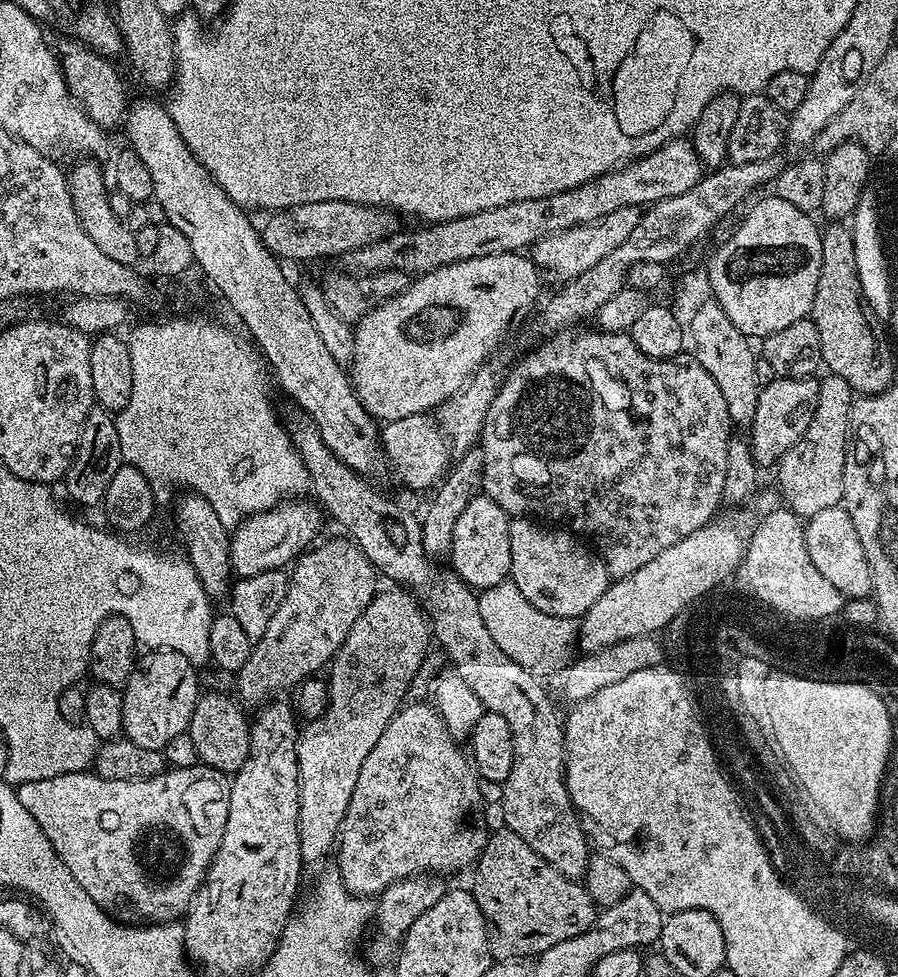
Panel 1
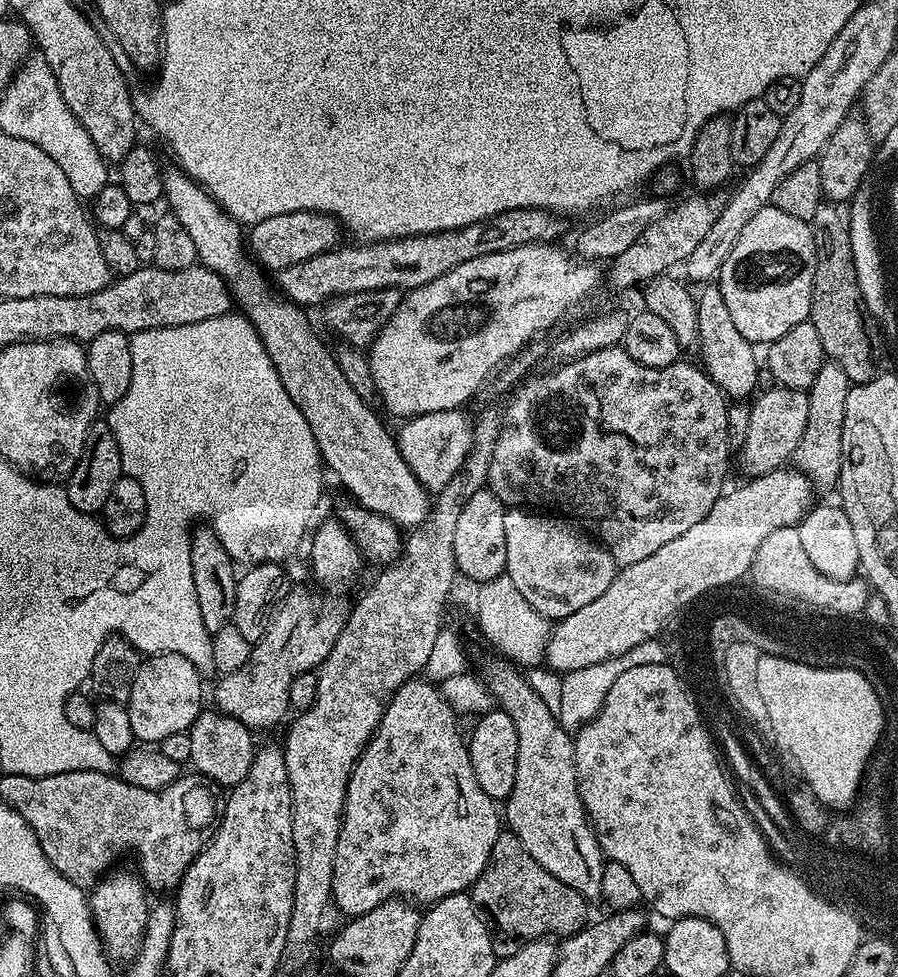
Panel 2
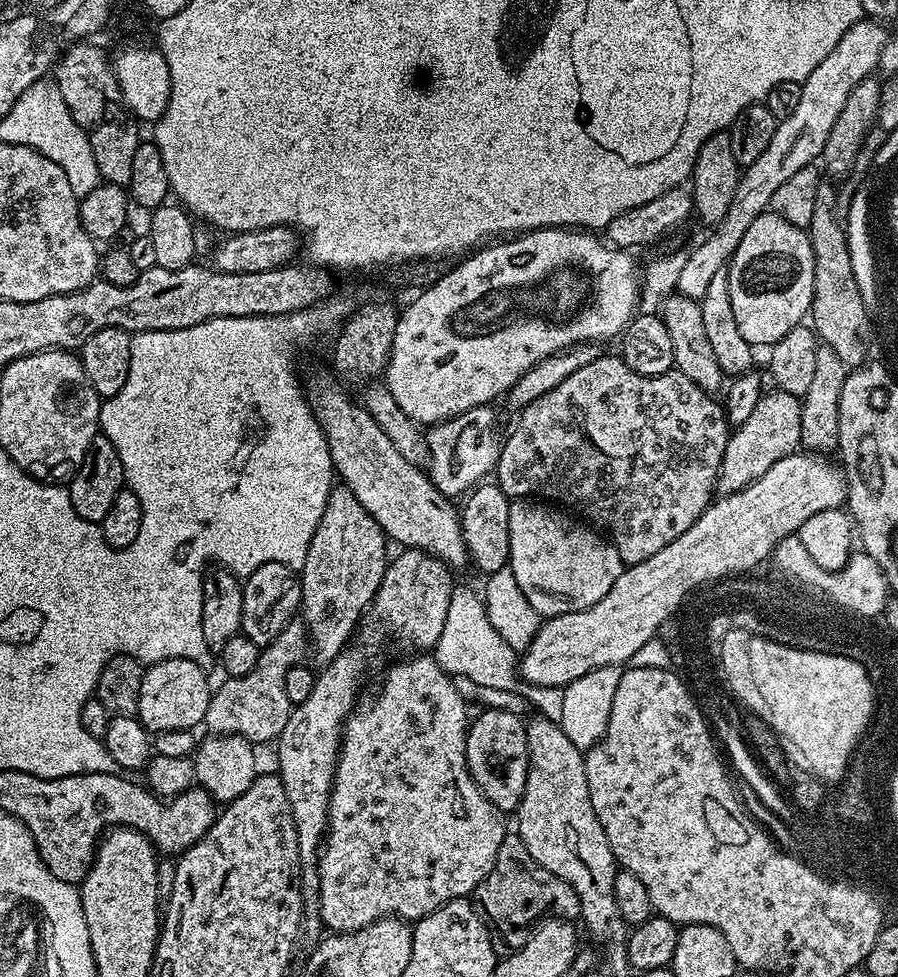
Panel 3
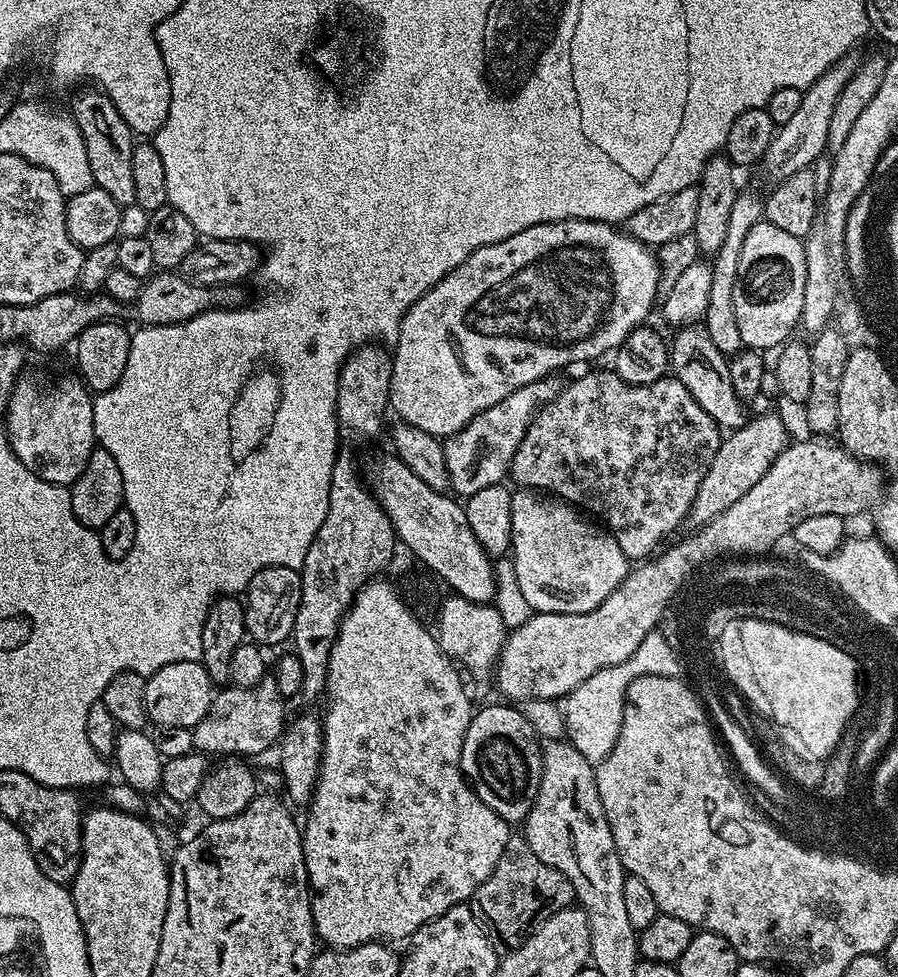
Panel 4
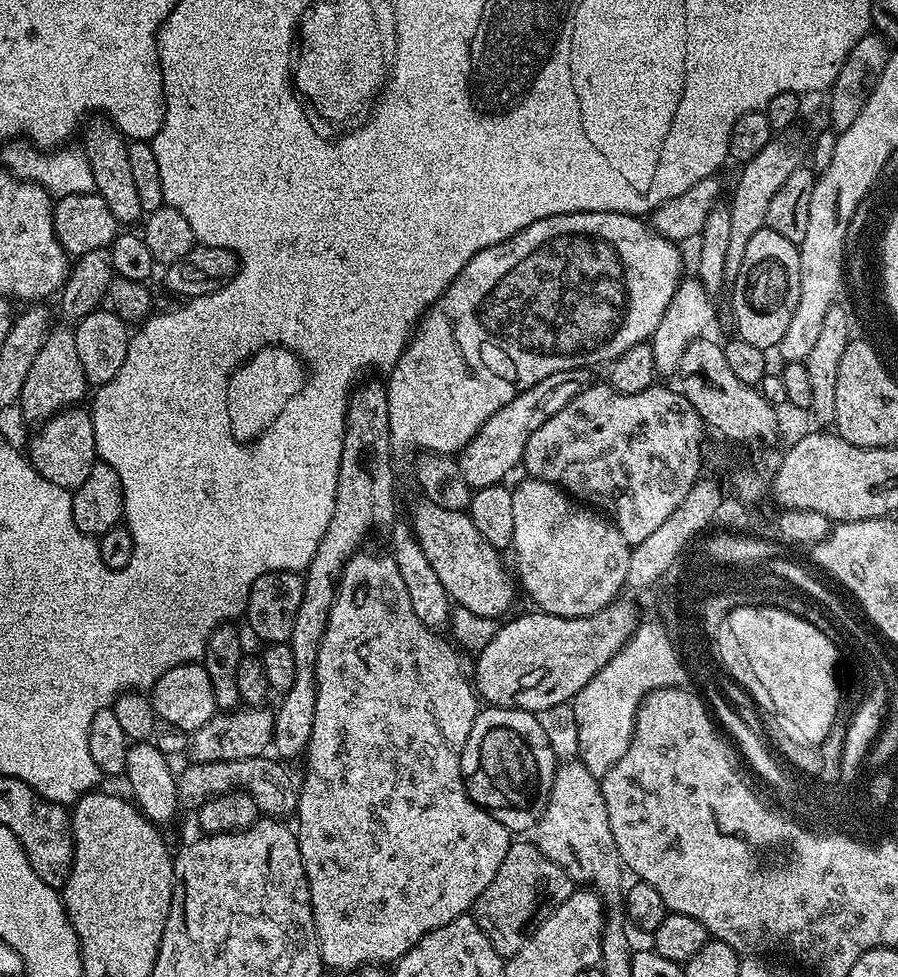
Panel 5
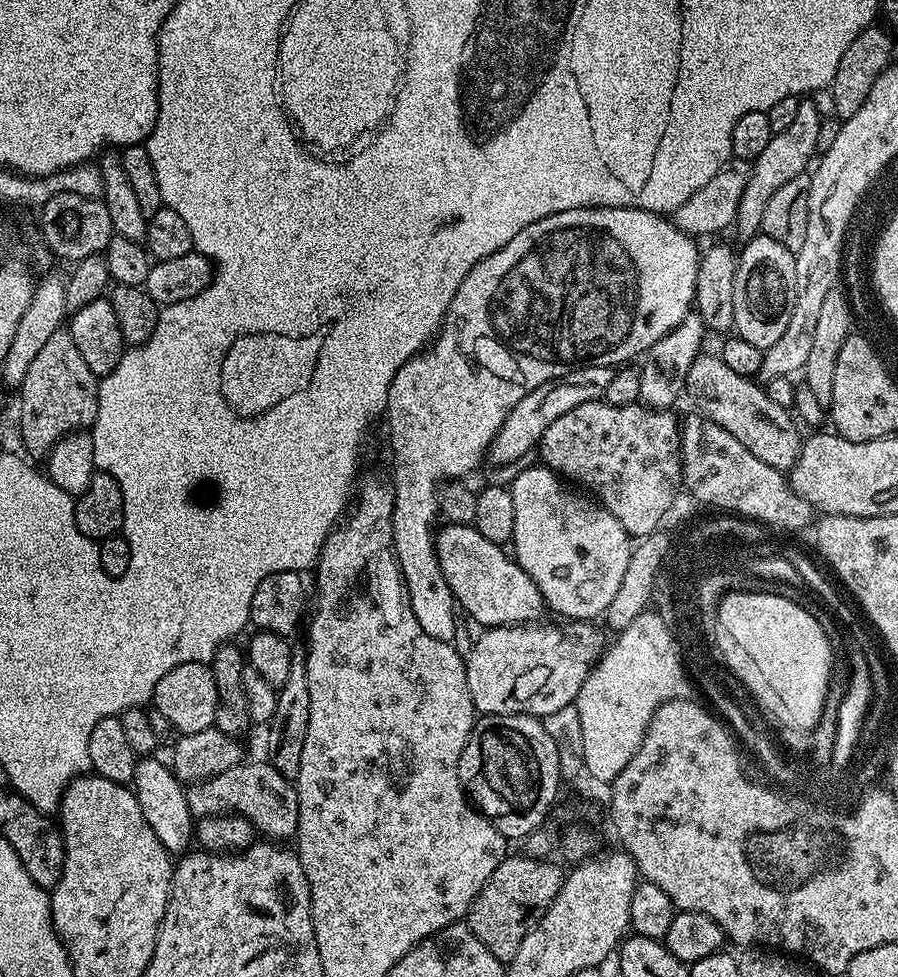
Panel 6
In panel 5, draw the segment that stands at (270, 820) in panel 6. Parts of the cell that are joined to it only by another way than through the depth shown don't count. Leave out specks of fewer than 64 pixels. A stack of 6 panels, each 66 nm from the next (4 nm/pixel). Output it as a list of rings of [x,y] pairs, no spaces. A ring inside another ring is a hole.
[[[271,755],[241,760],[215,760],[205,764],[192,762],[189,765],[189,768],[179,769],[176,777],[176,793],[180,799],[181,809],[201,808],[212,797],[237,788],[243,790],[256,803],[257,809],[265,817],[288,818],[295,813],[298,799],[297,781],[292,781],[291,774],[284,769],[287,767]]]

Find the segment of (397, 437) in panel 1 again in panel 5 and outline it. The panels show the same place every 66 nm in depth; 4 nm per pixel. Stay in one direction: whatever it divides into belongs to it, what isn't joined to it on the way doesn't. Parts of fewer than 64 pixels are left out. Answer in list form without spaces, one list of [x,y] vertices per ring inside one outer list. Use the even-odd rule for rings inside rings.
[[[586,368],[562,370],[558,374],[550,374],[550,378],[542,378],[542,382],[518,394],[514,402],[506,402],[506,406],[502,406],[498,414],[492,414],[480,427],[478,434],[474,434],[464,451],[459,453],[458,463],[462,478],[466,478],[469,486],[475,490],[499,484],[505,479],[503,476],[510,475],[515,468],[519,469],[524,458],[526,442],[530,442],[530,434],[534,434],[534,430],[542,426],[542,422],[554,418],[554,414],[558,414],[558,410],[562,410],[566,402],[578,398],[578,394],[582,394],[584,388],[593,383],[592,374]]]

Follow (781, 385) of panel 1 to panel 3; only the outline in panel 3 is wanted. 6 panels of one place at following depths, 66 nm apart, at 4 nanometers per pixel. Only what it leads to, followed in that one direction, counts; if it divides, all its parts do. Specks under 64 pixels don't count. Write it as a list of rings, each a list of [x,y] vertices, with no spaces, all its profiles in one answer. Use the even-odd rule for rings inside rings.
[[[782,391],[766,393],[758,402],[758,407],[750,413],[750,418],[735,425],[726,442],[720,476],[716,480],[716,492],[720,496],[729,496],[750,486],[762,478],[762,474],[766,474],[774,462],[782,462],[782,458],[800,448],[800,402],[801,397],[794,394]]]

